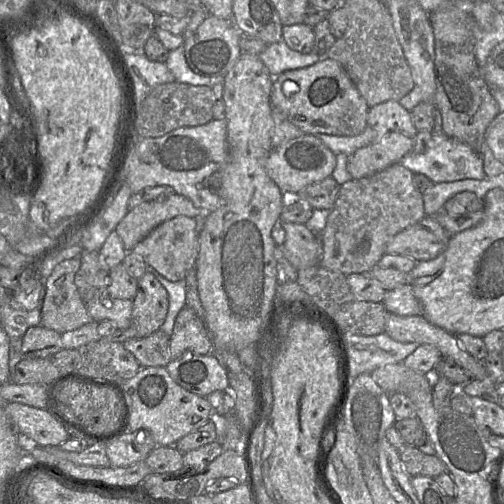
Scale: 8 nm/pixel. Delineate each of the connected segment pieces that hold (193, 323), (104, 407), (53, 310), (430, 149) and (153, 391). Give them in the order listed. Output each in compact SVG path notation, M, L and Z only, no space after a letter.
M186 306L176 316L169 338L169 353L171 360L185 353L212 354L212 340L204 321Z
M66 381L53 393L55 409L63 418L82 426L87 431L103 435L114 431L120 424L124 406L117 393L110 387Z
M79 257L64 260L43 280L41 326L63 334L93 321L74 283L79 267Z
M443 132L433 133L424 153L408 153L402 157L399 163L413 173L426 175L434 183L454 182L462 179L482 180L487 177L481 154L468 144L448 137Z
M166 367L140 368L134 377L123 383L122 388L129 404L129 416L123 433L148 430L157 446L174 446L179 439L209 420L212 407L206 397L179 386Z

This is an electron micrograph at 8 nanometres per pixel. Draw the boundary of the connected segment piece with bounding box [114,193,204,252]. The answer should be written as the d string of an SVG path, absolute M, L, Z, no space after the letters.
M177 193L141 203L129 210L114 231L126 252L146 237L155 227L177 216L194 218L201 214L191 200Z

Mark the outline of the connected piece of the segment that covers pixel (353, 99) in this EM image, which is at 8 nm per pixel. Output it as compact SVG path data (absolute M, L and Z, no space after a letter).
M322 57L317 63L300 69L287 70L274 77L270 93L272 110L280 111L304 134L356 136L367 124L367 103L358 89L335 60Z

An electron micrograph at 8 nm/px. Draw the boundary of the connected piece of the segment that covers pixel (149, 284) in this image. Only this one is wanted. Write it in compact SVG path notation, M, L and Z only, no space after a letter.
M145 272L137 281L129 327L116 329L111 335L100 339L123 343L129 339L147 337L160 329L165 321L168 307L167 291L152 273Z

